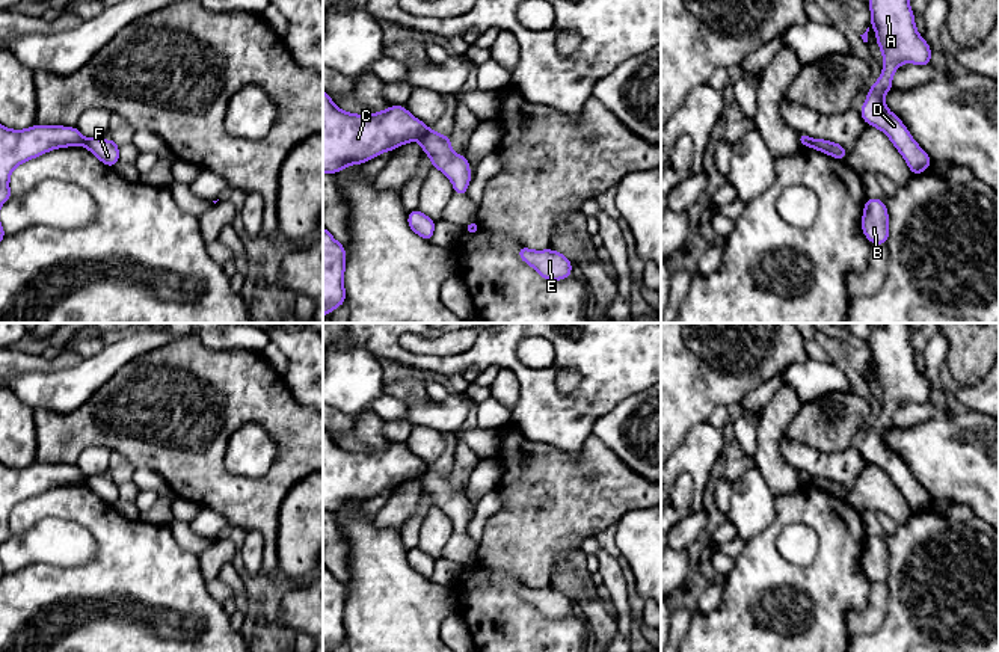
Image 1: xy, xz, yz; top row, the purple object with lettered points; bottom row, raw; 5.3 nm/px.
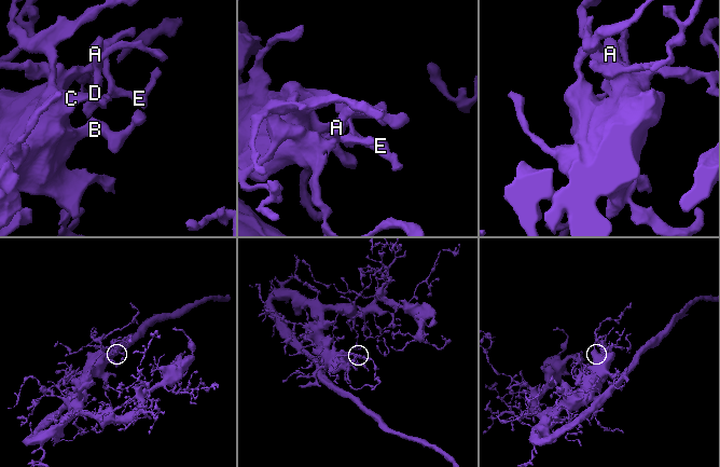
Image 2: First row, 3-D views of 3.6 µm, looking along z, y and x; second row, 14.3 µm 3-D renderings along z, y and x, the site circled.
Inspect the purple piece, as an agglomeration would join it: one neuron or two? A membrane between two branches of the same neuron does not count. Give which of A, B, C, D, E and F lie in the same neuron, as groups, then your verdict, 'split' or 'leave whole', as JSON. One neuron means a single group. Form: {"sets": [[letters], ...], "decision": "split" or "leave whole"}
{"sets": [["A", "B", "C", "D"], ["E", "F"]], "decision": "split"}

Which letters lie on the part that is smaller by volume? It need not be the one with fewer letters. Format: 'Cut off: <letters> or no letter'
Cut off: E, F

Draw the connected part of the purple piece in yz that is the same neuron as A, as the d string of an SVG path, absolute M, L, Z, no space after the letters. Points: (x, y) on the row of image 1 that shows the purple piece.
M869 0L871 26L877 32L877 45L883 53L883 72L869 88L860 109L863 121L887 134L907 161L911 175L927 171L928 154L916 143L901 119L884 104L884 95L893 88L892 77L902 63L930 66L931 48L918 33L908 0Z

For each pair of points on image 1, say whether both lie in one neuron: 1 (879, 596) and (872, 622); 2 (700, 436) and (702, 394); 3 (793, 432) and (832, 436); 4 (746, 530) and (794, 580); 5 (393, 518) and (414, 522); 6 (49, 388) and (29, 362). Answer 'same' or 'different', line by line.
1: same
2: different
3: same
4: different
5: different
6: different

